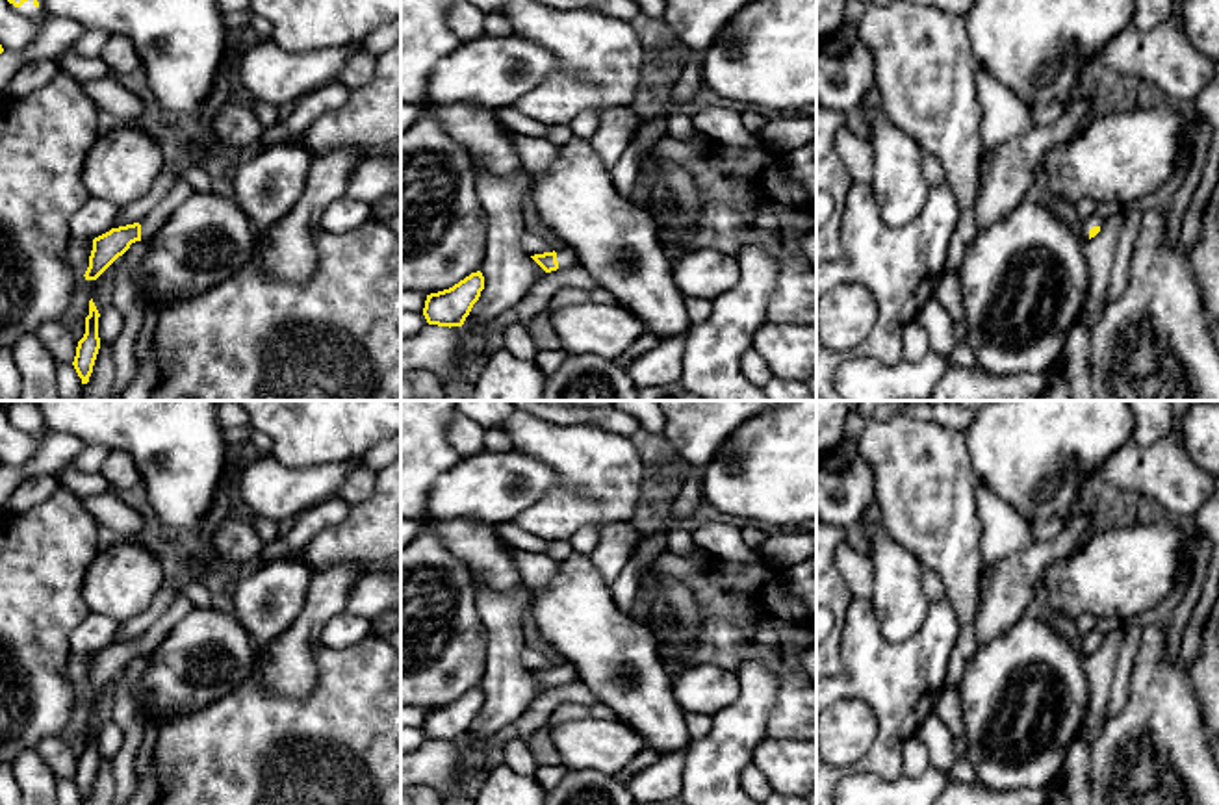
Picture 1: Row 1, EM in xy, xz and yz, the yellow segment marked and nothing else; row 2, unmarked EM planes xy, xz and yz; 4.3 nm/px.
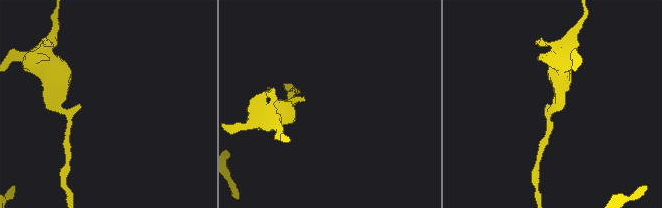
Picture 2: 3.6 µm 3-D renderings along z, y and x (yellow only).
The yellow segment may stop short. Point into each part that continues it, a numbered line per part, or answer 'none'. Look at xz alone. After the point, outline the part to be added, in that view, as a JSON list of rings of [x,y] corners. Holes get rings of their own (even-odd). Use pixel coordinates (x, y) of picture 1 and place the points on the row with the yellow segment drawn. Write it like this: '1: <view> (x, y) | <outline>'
1: xz (564, 256) | [[[562,247],[557,249],[555,252],[557,252],[558,269],[579,265],[579,258],[571,249]]]

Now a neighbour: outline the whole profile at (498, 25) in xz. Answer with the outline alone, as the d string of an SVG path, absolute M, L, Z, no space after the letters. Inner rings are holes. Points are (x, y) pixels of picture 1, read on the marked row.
M503 13L484 15L484 35L508 37L514 35L514 28Z

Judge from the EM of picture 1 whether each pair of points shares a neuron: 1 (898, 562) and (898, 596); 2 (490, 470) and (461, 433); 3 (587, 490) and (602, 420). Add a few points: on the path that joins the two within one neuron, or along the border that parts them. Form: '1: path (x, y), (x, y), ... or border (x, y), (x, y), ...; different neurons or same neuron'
1: path (898, 570), (898, 588); same neuron
2: border (483, 449), (461, 459); different neurons
3: border (557, 423), (598, 425), (629, 438); different neurons

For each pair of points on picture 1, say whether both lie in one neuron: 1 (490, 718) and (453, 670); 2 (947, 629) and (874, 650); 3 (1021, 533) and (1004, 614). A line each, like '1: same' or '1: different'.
1: different
2: same
3: different

